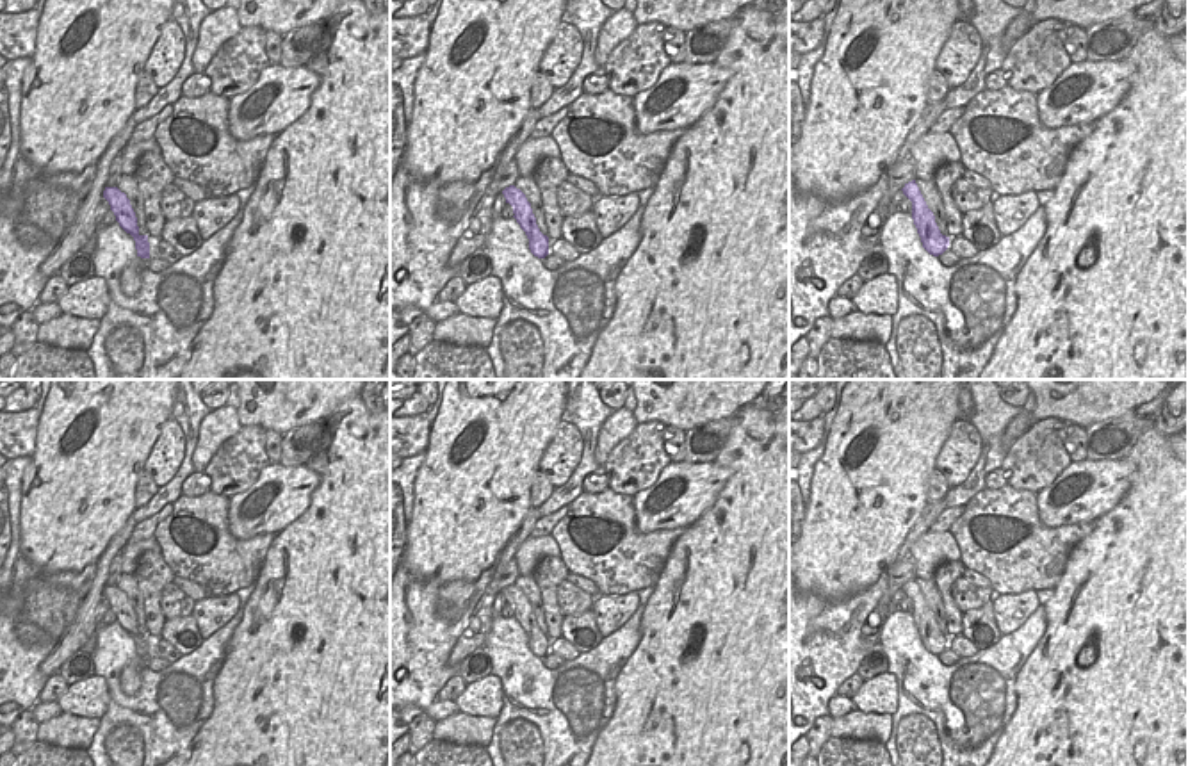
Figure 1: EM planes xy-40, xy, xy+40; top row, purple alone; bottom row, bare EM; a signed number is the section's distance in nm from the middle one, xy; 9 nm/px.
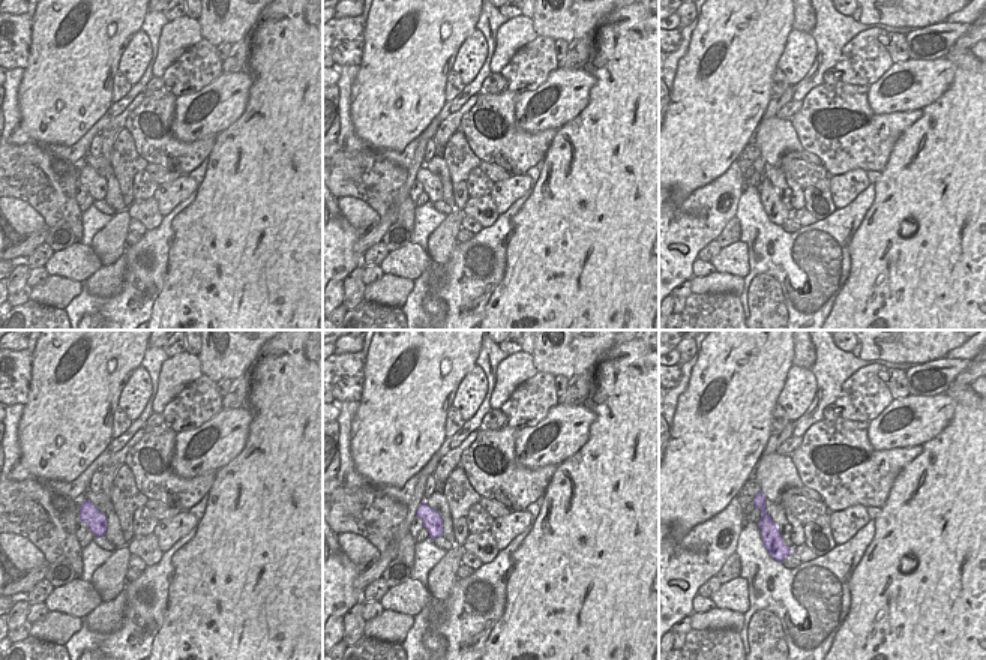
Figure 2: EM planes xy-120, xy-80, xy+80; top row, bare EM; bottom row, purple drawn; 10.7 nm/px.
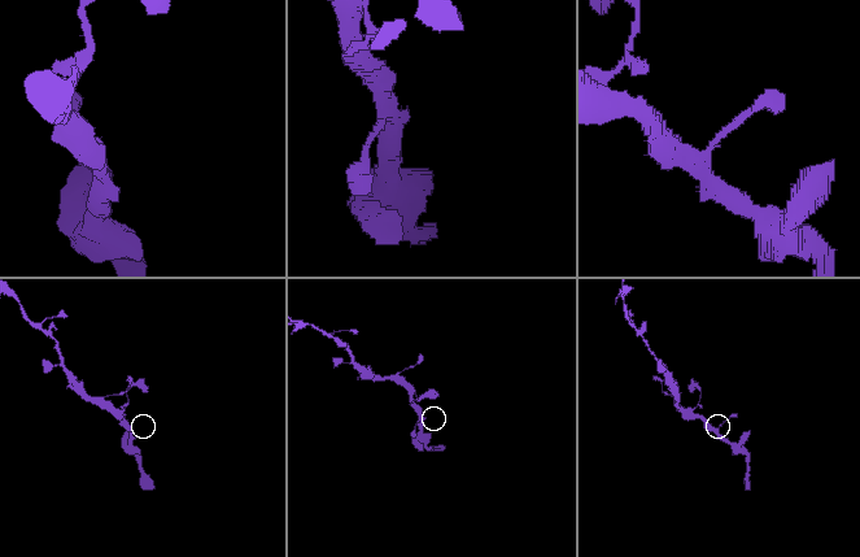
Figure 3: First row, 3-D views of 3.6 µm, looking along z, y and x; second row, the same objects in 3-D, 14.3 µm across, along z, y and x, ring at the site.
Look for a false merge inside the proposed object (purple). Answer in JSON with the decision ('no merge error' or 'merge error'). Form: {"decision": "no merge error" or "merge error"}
{"decision": "no merge error"}

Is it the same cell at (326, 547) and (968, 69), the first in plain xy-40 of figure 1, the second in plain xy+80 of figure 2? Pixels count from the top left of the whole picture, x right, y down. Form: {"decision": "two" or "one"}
{"decision": "one"}

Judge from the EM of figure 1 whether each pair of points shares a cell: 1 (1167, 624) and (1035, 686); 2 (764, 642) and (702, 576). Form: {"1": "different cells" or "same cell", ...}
{"1": "same cell", "2": "same cell"}

